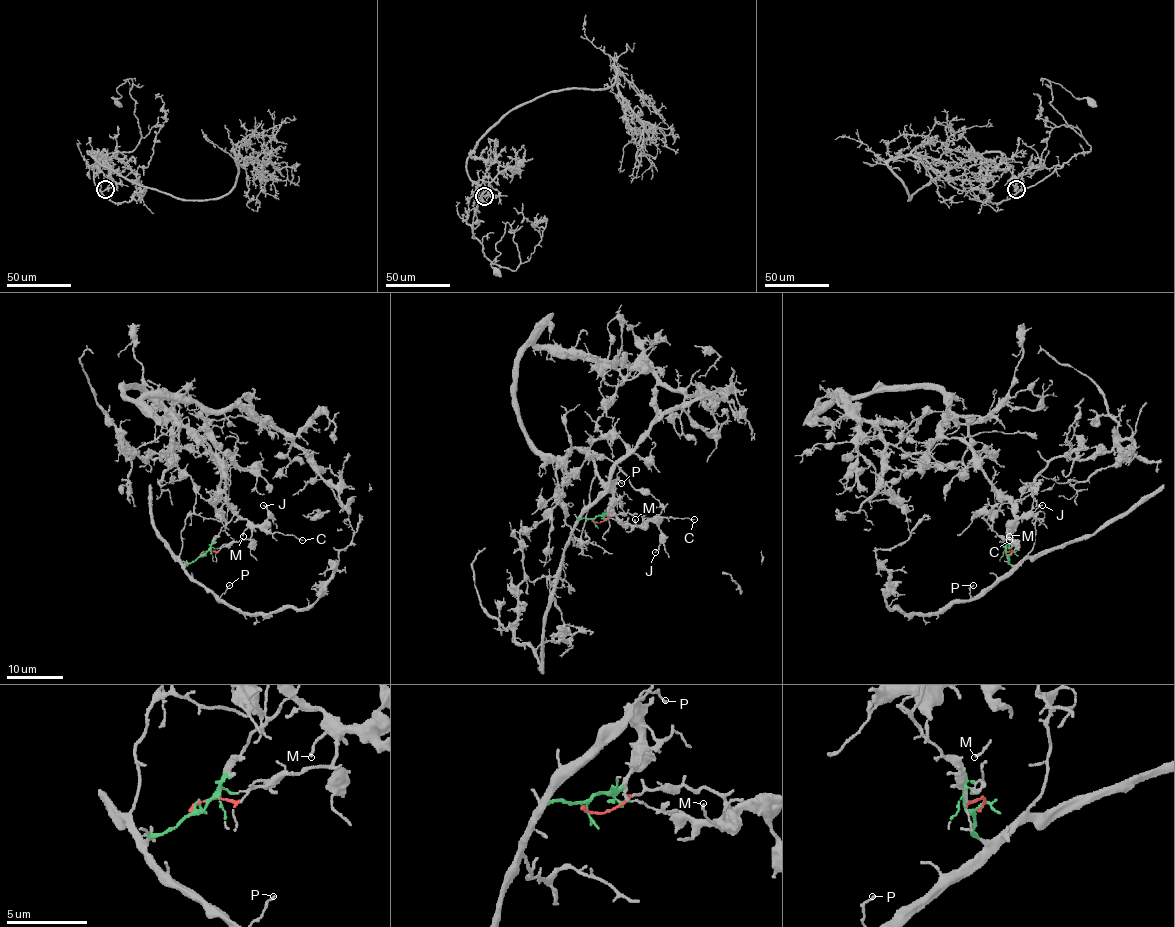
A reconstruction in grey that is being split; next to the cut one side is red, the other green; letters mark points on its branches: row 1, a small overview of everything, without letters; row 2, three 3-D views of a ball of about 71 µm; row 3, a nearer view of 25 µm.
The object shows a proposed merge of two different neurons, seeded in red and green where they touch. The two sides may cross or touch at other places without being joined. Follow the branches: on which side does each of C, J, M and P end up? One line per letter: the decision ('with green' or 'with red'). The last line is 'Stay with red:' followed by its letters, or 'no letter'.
C: with red
J: with red
M: with red
P: with green
Stay with red: C, J, M

